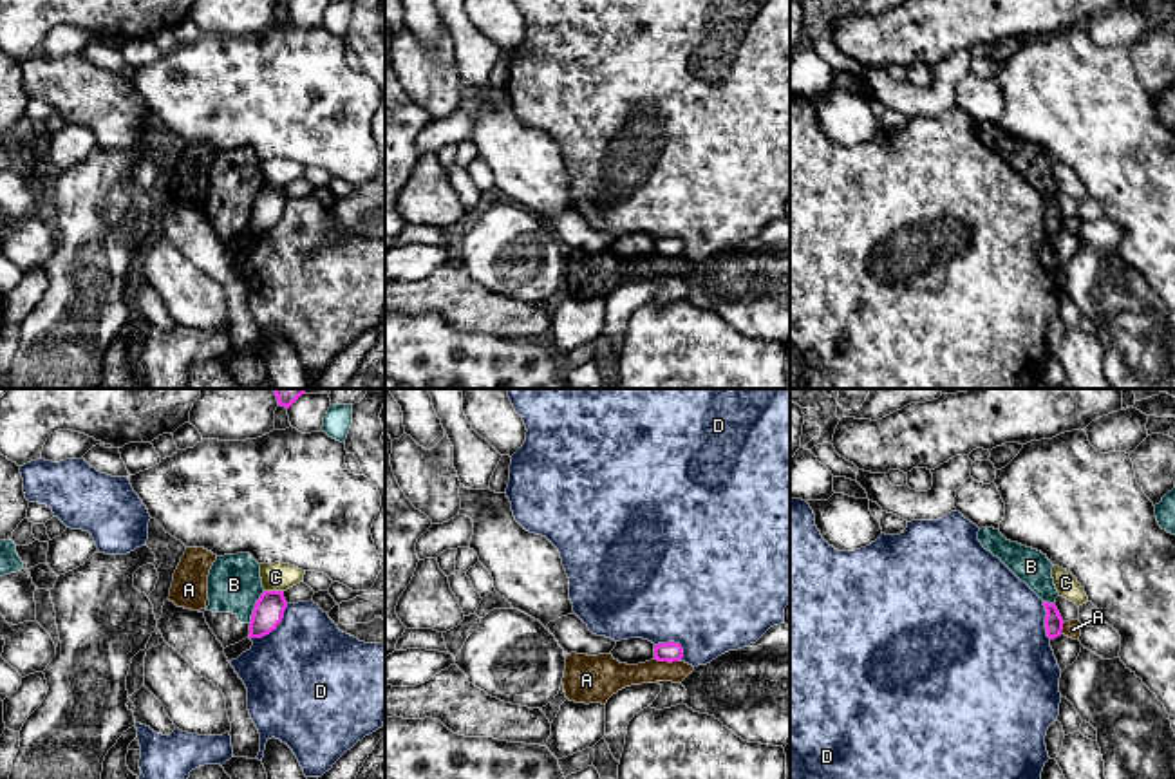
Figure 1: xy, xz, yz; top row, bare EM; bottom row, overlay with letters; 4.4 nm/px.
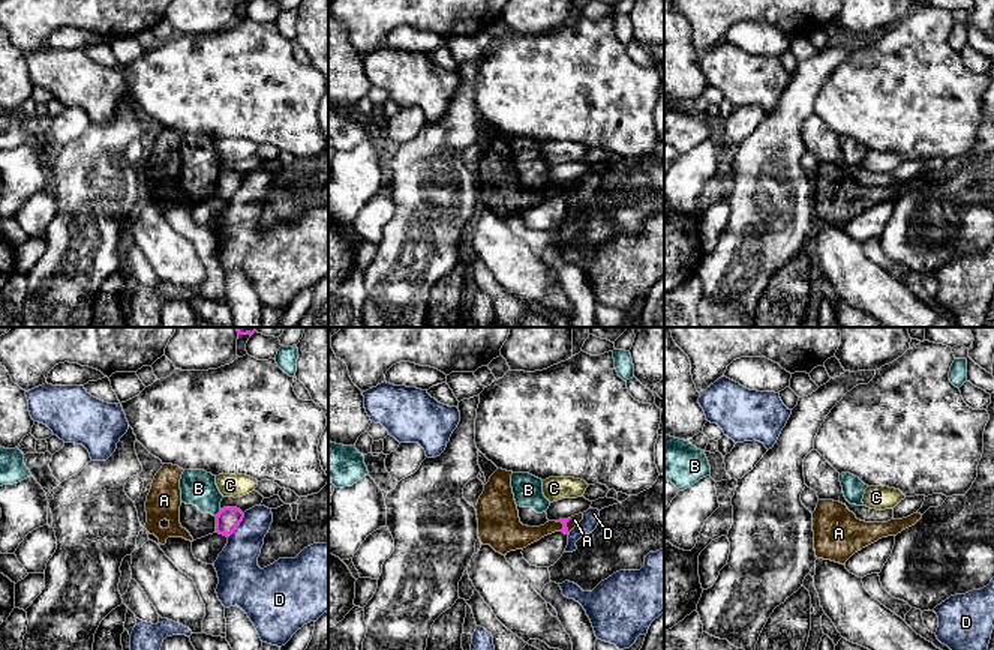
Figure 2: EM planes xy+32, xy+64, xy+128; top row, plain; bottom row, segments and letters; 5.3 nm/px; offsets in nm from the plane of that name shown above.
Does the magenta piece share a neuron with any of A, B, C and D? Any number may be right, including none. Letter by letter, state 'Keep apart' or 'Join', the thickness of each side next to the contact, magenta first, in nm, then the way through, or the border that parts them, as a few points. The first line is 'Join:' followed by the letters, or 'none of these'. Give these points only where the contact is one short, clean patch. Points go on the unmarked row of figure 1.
Join: none of these
A: Keep apart. Thickness 90 nm (magenta) against 130 nm. Boundary: xz (655, 253), (680, 255)
B: Keep apart. Thickness 140 nm (magenta) against 240 nm
C: Keep apart. Thickness 140 nm (magenta) against 130 nm
D: Keep apart. Thickness 140 nm (magenta) against 500 nm

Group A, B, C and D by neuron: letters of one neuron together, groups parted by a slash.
A / B / C / D

